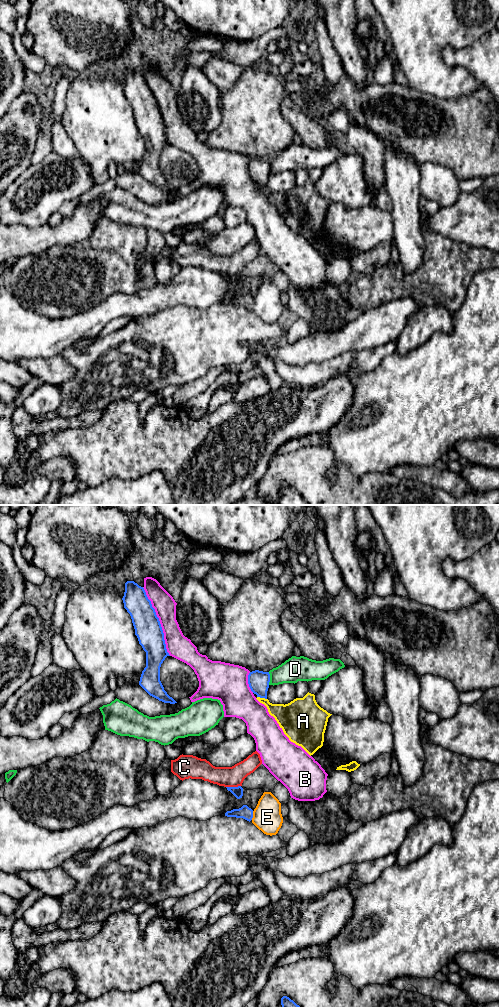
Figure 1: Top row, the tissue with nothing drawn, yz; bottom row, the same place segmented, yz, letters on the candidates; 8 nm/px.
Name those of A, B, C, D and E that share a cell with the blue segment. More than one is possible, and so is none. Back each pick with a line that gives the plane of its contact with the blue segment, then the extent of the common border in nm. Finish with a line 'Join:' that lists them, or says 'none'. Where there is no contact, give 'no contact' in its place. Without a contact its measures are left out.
Join: none

